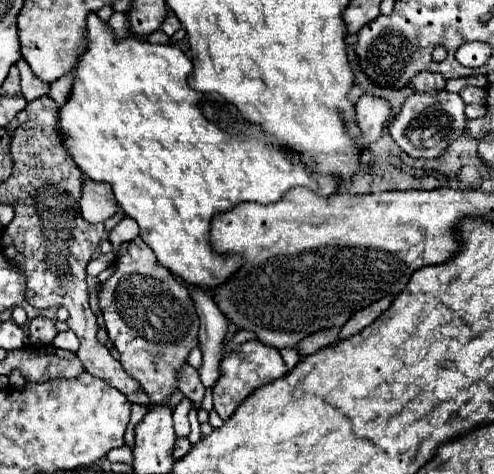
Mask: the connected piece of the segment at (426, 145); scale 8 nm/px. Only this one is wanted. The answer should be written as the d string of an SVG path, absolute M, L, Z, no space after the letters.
M416 91L404 101L400 113L394 117L394 121L390 121L388 129L398 147L406 151L410 157L430 159L440 157L446 151L446 147L462 135L464 125L466 125L464 101L460 99L458 93L440 91L436 95L420 95Z

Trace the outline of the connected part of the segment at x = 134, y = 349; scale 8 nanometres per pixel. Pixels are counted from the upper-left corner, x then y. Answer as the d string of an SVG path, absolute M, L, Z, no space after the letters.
M136 237L128 243L128 251L118 257L112 277L102 283L100 309L124 371L144 387L152 405L166 403L176 391L174 371L198 345L198 315L186 285L176 281L168 269L158 267L152 249Z

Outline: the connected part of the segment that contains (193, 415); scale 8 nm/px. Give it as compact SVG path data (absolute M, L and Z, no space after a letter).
M190 411L188 419L190 422L190 433L187 438L191 444L195 444L201 438L200 423L197 418L197 411Z

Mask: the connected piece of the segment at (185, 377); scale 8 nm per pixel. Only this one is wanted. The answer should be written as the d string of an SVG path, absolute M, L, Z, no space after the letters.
M184 365L184 369L178 373L178 391L182 391L190 401L202 401L204 387L200 383L198 371L190 365Z

